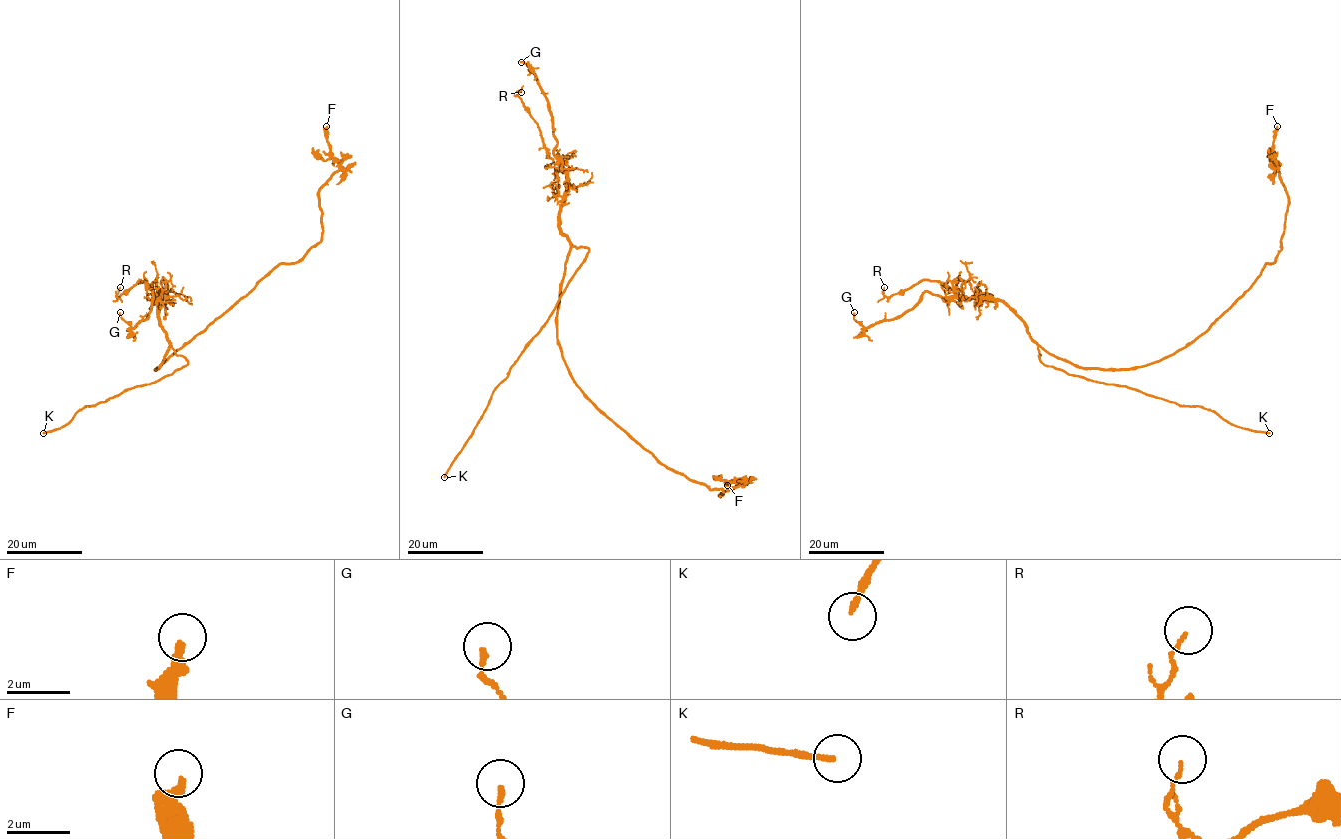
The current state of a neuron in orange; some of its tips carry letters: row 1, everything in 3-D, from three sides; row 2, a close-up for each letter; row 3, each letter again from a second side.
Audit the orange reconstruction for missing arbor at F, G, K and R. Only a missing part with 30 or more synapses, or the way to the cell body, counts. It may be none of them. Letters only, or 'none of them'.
K

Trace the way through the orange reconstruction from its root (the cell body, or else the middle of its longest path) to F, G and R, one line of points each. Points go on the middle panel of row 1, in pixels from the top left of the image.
F: (557, 331), (573, 382), (612, 421), (665, 466), (722, 489), (720, 496), (741, 484), (727, 485)
G: (557, 331), (560, 283), (570, 247), (560, 227), (566, 171), (554, 155), (557, 139), (547, 98), (521, 62)
R: (557, 331), (560, 283), (570, 247), (560, 227), (566, 173), (547, 155), (540, 129), (517, 94), (521, 92)

